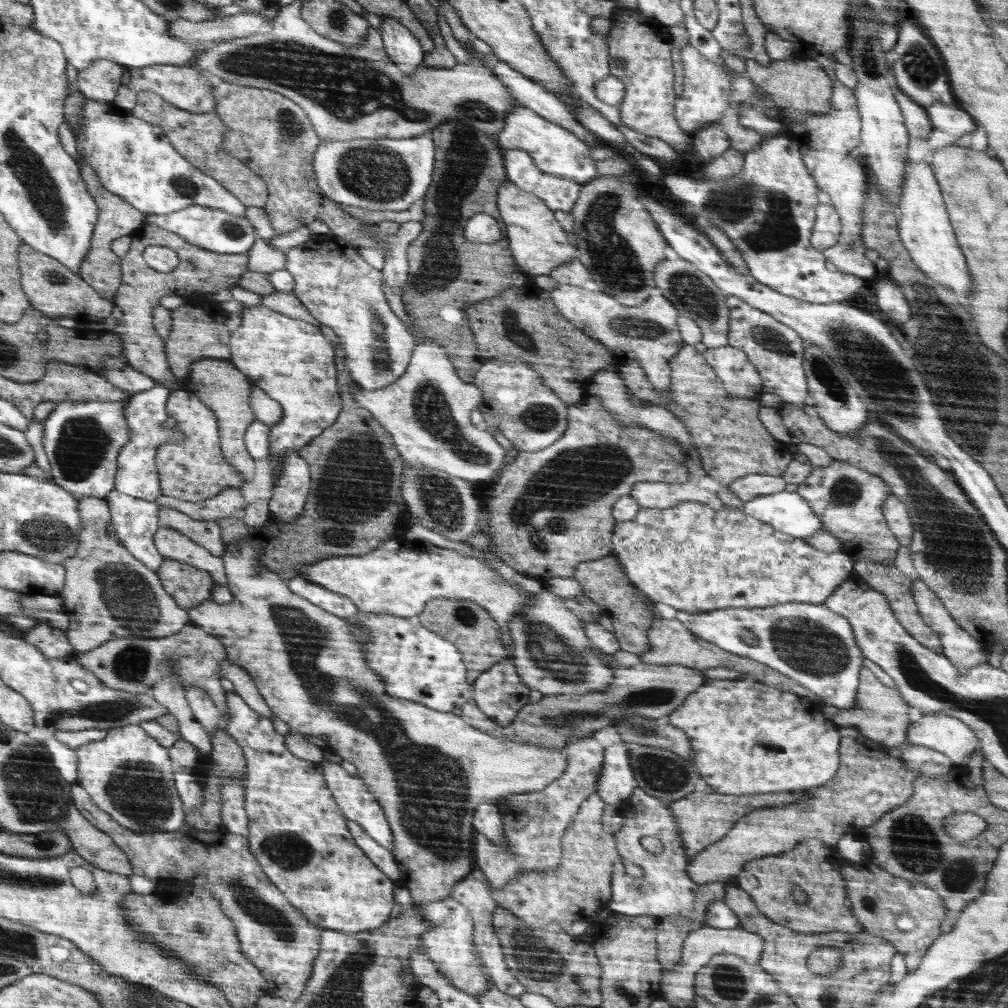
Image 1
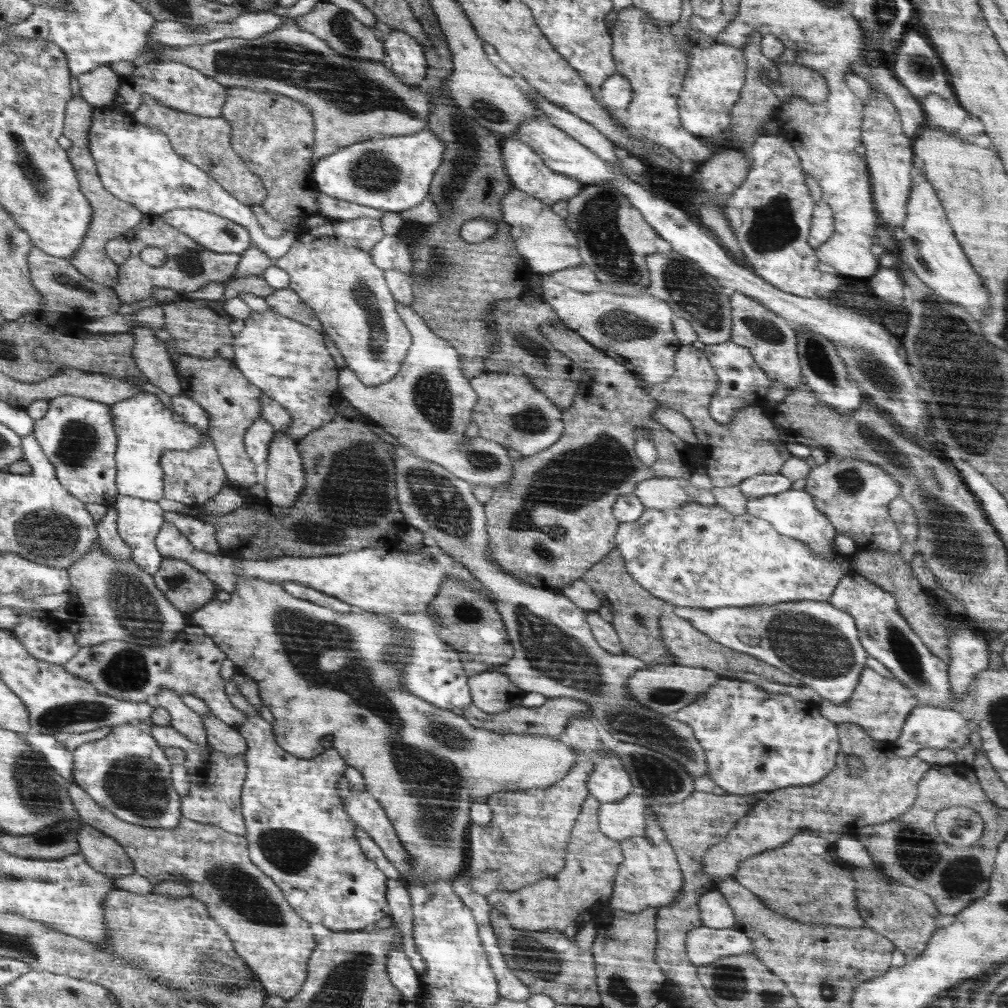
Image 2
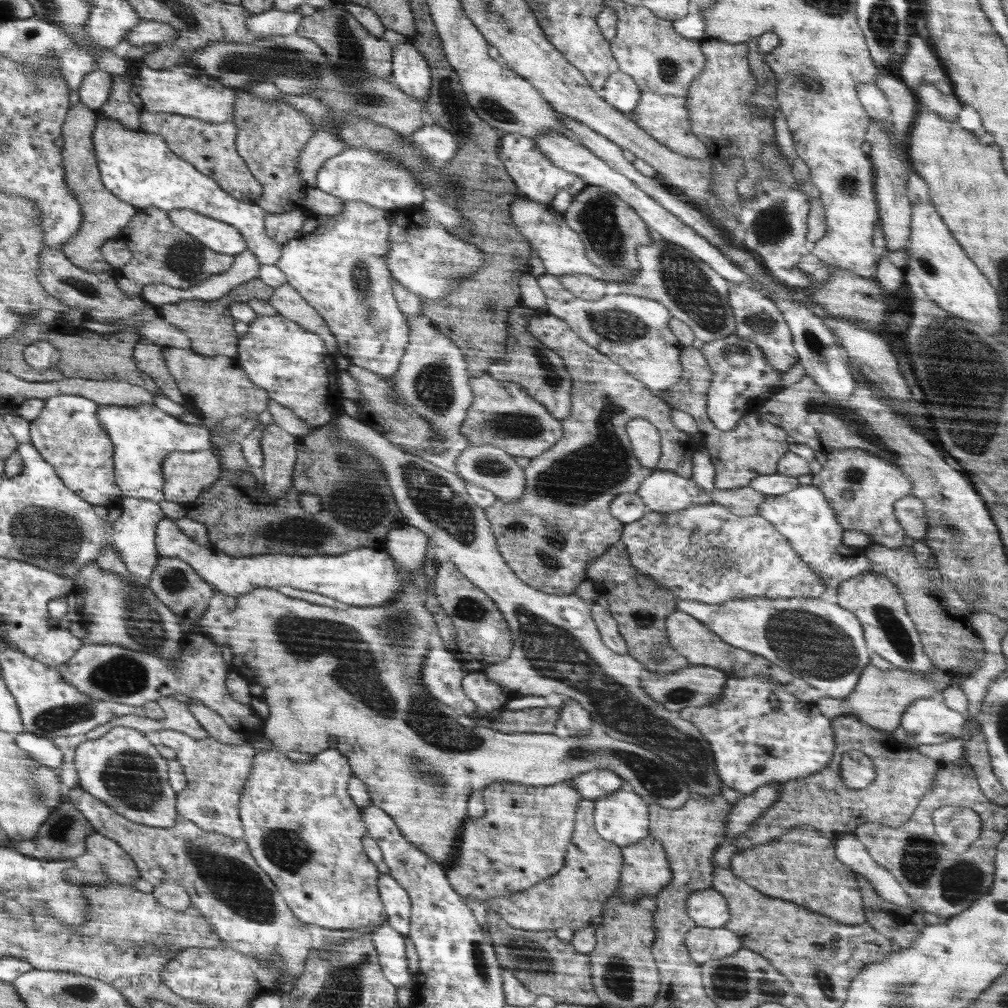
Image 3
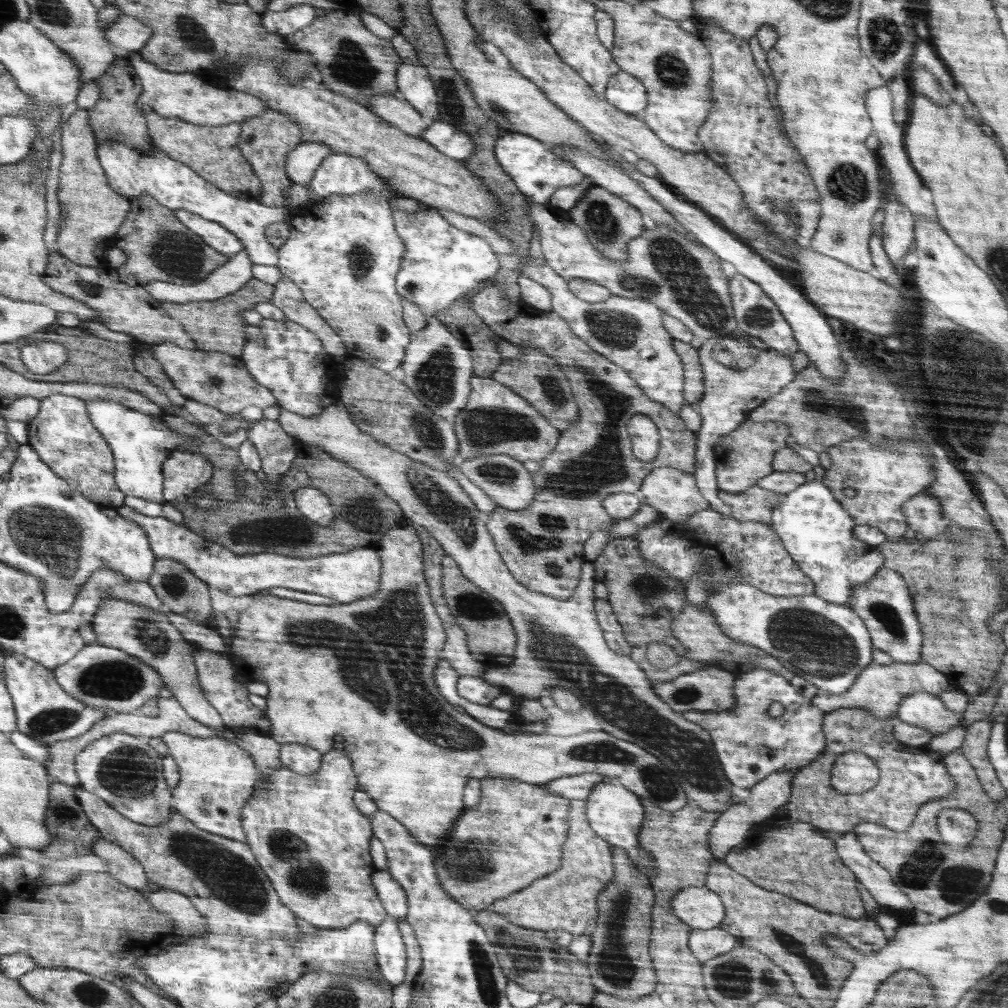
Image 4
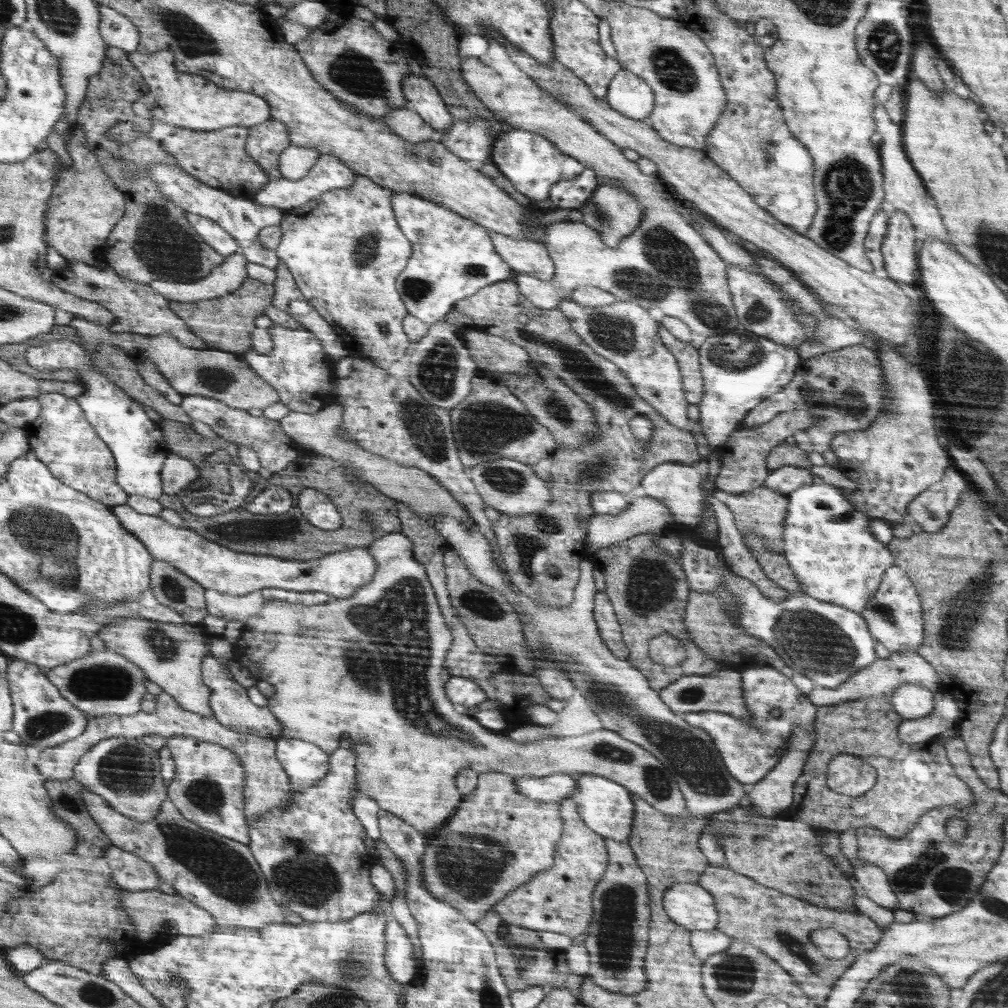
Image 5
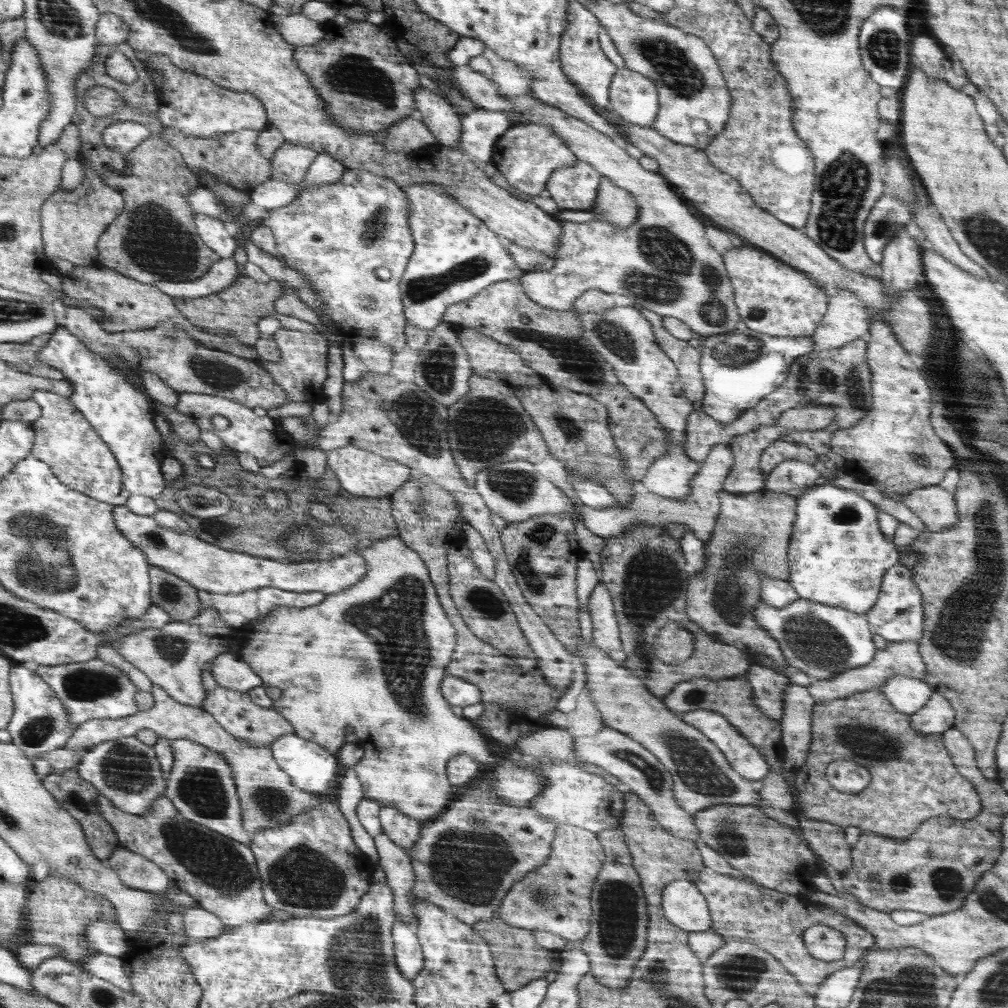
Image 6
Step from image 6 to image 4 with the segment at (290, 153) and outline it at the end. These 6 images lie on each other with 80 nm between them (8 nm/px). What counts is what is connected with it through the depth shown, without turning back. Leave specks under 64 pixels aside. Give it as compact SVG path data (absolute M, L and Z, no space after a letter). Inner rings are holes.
M310 141L300 144L288 156L286 162L287 174L290 175L291 182L300 186L307 186L319 166L331 154L331 147L324 142Z

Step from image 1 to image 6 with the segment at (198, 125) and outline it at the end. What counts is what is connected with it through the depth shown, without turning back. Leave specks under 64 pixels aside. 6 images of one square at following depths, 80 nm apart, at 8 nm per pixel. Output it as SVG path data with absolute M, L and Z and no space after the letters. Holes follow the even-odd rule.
M163 127L163 137L183 155L183 161L202 182L202 175L218 177L226 184L250 194L258 185L262 185L272 178L272 166L269 160L260 154L257 147L259 131L237 130L236 132L221 134L212 138L200 138L184 134L176 128Z

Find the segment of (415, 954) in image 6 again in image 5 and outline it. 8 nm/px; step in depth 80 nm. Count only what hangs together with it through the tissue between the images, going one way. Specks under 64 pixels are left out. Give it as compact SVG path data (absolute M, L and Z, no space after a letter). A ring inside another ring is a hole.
M389 917L387 921L385 941L387 942L385 965L388 966L392 978L396 982L408 984L418 969L416 957L412 951L410 937L392 917Z

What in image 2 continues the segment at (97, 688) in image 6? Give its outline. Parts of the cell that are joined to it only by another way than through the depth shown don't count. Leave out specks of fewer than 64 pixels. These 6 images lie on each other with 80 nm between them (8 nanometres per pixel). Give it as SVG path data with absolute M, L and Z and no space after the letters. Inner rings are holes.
M188 623L187 627L168 644L162 646L142 646L122 639L105 643L79 647L79 652L70 661L63 664L66 669L78 678L86 678L92 686L99 689L100 694L111 695L112 698L145 702L155 697L160 690L175 690L178 694L193 694L201 698L210 709L228 726L240 726L247 721L248 715L235 708L228 701L224 692L225 681L220 675L222 660L227 658L224 651L203 627Z

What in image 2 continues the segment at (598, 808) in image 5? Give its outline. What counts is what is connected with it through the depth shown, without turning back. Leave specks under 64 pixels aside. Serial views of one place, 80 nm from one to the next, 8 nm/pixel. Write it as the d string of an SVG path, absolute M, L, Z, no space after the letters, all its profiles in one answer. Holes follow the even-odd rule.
M630 794L620 802L602 804L599 826L608 838L622 842L640 834L647 828L645 797Z

